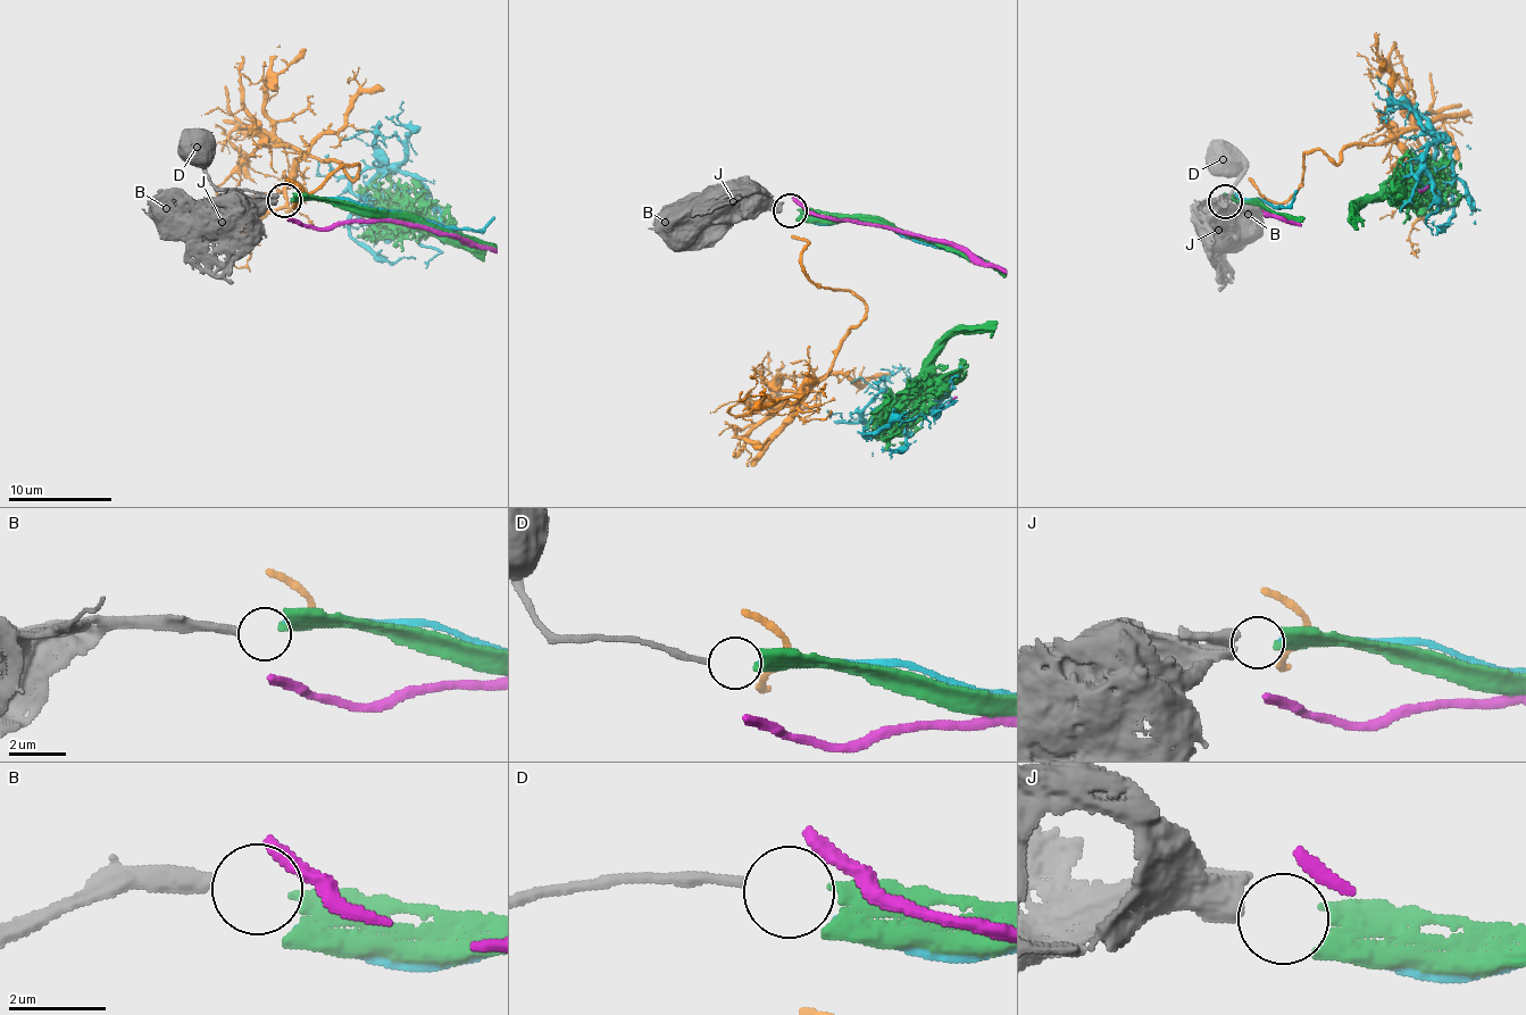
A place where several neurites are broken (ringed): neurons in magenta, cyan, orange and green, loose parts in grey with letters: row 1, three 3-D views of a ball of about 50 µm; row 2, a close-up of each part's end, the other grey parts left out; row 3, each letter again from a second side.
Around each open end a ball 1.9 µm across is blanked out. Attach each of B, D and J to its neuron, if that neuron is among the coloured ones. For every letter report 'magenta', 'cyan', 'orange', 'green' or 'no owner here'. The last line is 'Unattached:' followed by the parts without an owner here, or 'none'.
B: no owner here
D: cyan
J: green
Unattached: B

